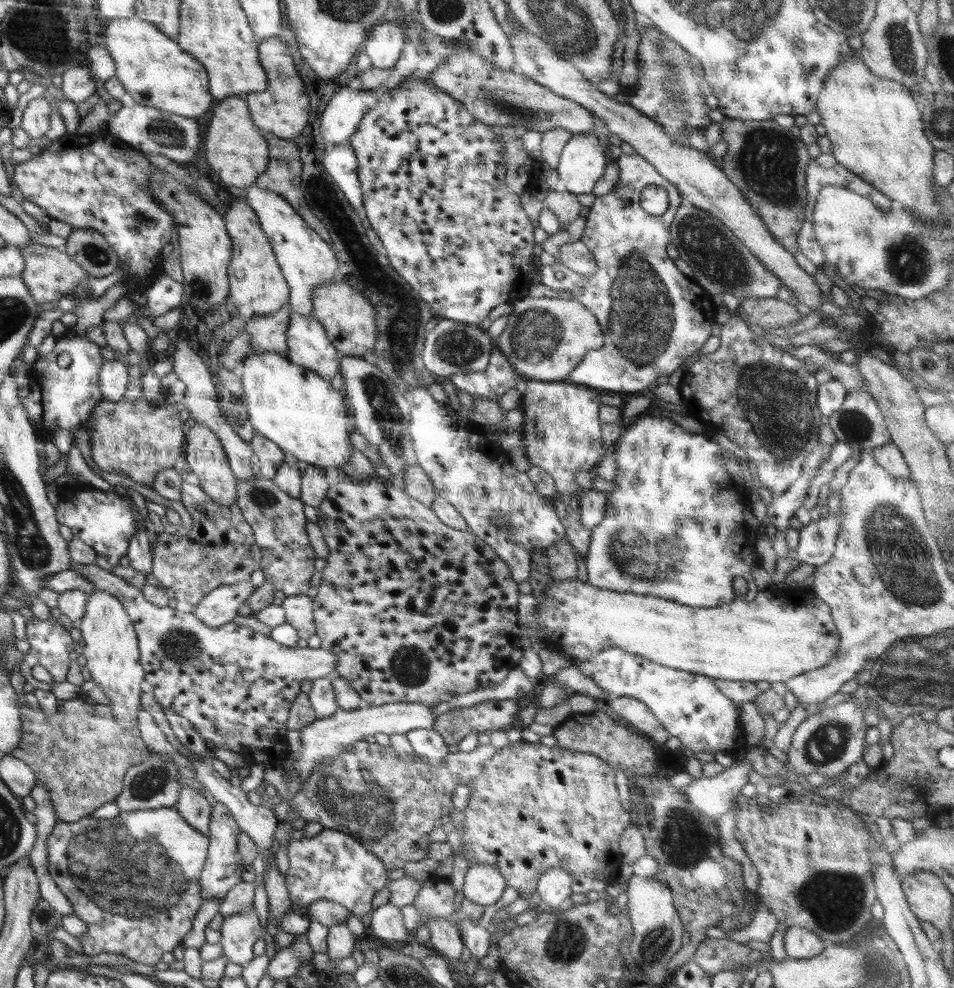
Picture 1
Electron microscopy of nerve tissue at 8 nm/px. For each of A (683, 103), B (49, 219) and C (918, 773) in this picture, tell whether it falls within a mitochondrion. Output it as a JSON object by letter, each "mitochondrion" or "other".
{"A":"mitochondrion","B":"other","C":"other"}

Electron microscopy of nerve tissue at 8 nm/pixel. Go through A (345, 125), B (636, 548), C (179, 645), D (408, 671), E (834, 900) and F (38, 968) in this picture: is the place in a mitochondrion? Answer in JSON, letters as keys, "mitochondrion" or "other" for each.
{"A":"other","B":"mitochondrion","C":"mitochondrion","D":"mitochondrion","E":"mitochondrion","F":"other"}

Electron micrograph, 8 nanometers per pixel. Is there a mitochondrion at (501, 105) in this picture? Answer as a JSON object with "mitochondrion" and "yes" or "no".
{"mitochondrion":"yes"}

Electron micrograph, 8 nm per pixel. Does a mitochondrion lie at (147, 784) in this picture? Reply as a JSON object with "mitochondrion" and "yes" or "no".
{"mitochondrion":"yes"}

